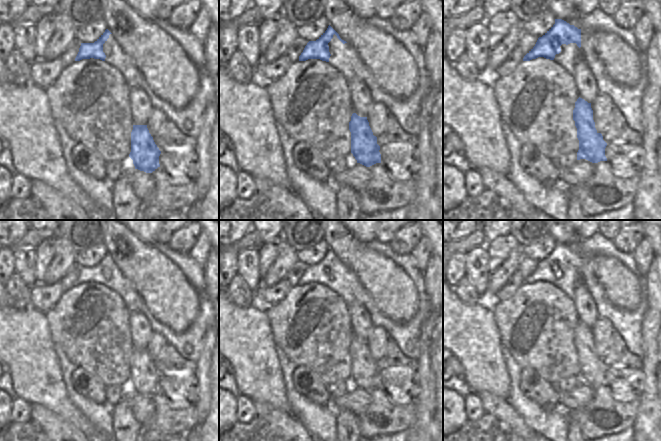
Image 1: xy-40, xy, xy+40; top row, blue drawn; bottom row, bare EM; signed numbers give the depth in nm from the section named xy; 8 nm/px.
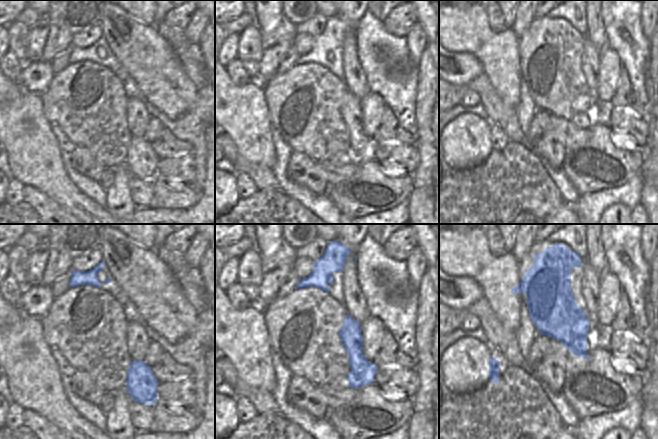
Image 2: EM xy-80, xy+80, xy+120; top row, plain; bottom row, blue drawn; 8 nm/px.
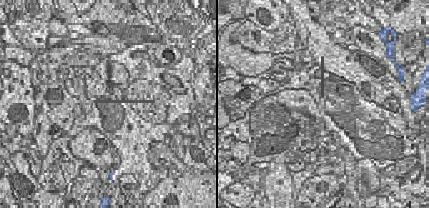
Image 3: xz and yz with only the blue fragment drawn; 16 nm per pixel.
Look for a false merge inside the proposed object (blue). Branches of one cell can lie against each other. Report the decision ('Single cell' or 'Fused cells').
Fused cells

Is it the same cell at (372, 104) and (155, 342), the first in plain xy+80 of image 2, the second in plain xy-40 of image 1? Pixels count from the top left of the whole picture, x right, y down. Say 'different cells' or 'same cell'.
same cell

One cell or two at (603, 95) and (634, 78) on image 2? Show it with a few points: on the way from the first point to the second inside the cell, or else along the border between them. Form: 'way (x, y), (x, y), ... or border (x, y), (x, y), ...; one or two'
border (610, 78), (619, 84); two

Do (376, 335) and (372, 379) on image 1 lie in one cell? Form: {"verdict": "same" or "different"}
{"verdict": "same"}

